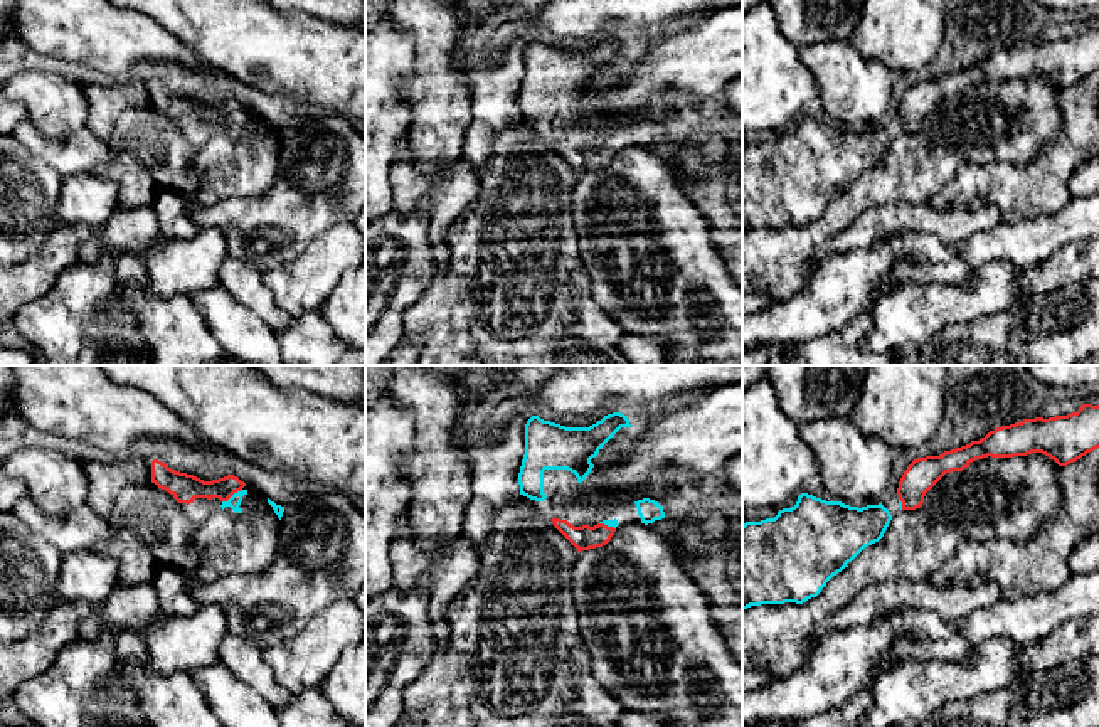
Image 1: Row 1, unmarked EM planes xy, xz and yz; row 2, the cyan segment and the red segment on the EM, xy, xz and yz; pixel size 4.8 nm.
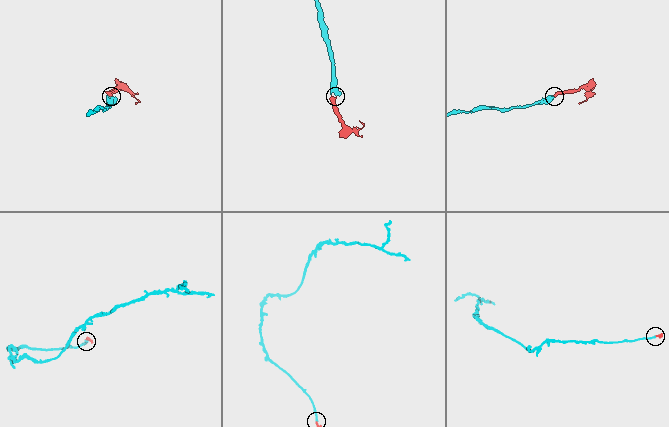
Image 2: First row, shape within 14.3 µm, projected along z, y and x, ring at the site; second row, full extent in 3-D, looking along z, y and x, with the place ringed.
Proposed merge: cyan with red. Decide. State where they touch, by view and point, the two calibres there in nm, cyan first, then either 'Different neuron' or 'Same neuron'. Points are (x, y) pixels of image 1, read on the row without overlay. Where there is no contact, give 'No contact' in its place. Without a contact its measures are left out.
Touches cyan at xy (233, 118). Thickness 60 nm (cyan) against 140 nm. Same neuron

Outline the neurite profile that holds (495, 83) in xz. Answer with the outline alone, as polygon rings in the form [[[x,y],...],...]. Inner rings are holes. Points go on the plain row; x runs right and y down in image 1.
[[[515,40],[495,57],[473,56],[465,62],[463,71],[471,88],[471,121],[461,157],[480,178],[498,135],[520,118],[527,44]]]

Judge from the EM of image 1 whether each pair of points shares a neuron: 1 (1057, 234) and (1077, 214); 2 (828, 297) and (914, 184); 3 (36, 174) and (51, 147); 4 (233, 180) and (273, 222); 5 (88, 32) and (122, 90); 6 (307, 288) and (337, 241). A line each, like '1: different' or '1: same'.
1: same
2: different
3: different
4: different
5: different
6: same

